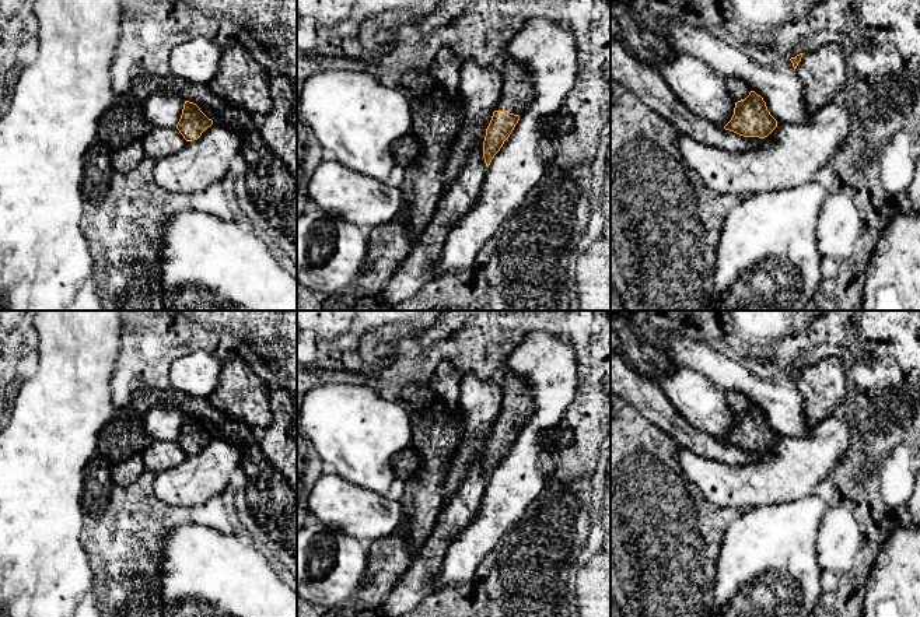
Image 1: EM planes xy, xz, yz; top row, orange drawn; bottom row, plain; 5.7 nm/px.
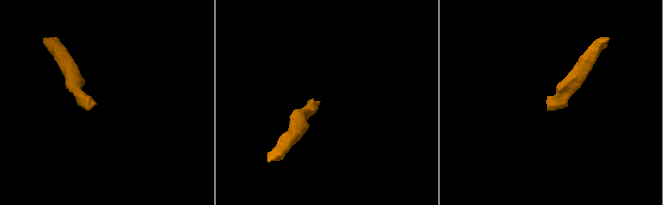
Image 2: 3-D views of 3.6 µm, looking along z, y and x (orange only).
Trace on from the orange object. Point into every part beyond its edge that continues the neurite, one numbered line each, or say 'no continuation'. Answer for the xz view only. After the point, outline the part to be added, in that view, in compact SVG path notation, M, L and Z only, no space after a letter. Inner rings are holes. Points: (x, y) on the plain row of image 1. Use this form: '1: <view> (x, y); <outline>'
1: xz (517, 406); M506 371L501 379L503 402L496 424L522 428L534 413L532 386L524 376Z

